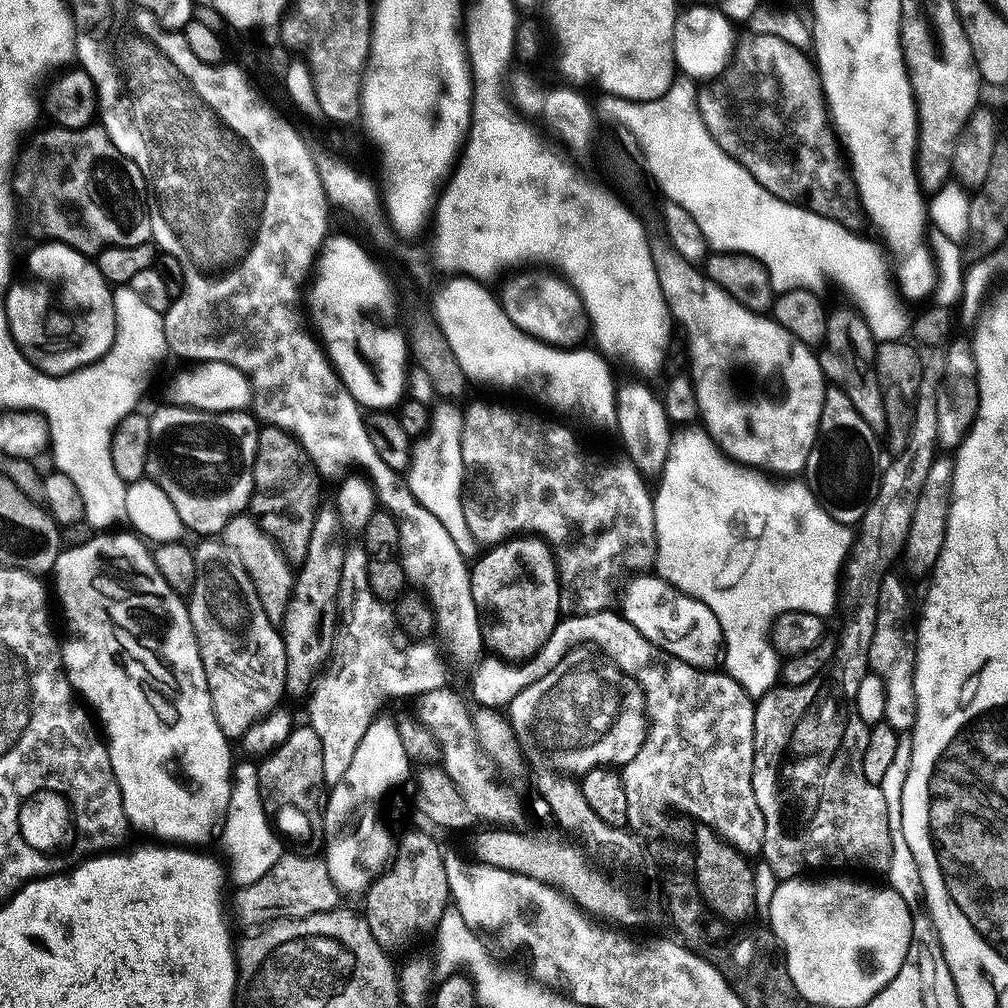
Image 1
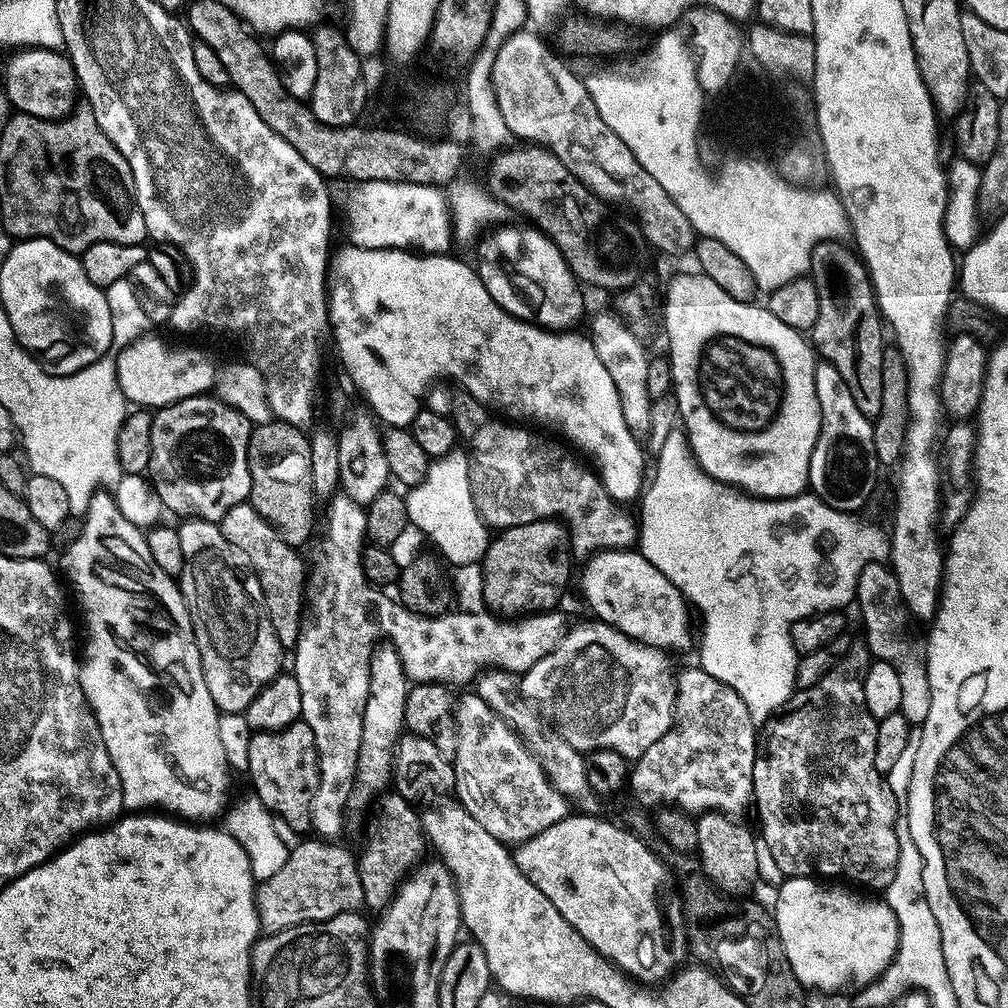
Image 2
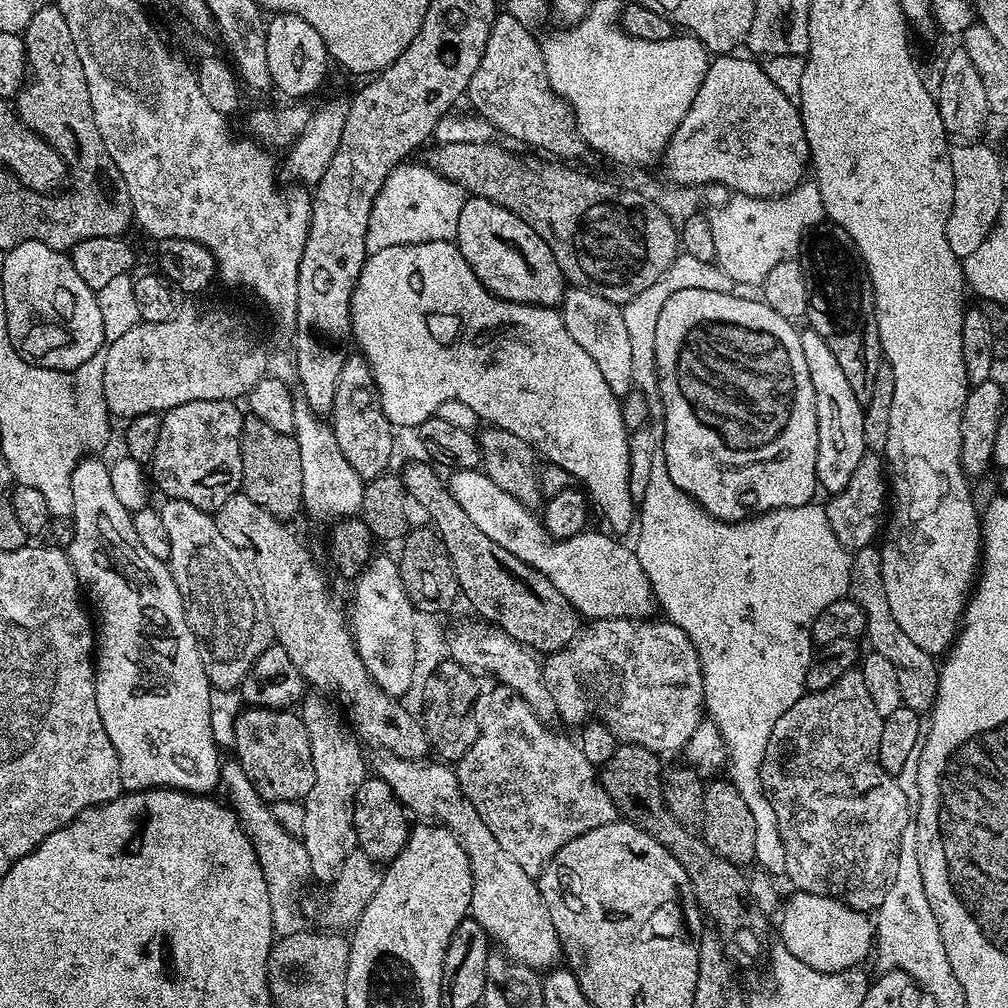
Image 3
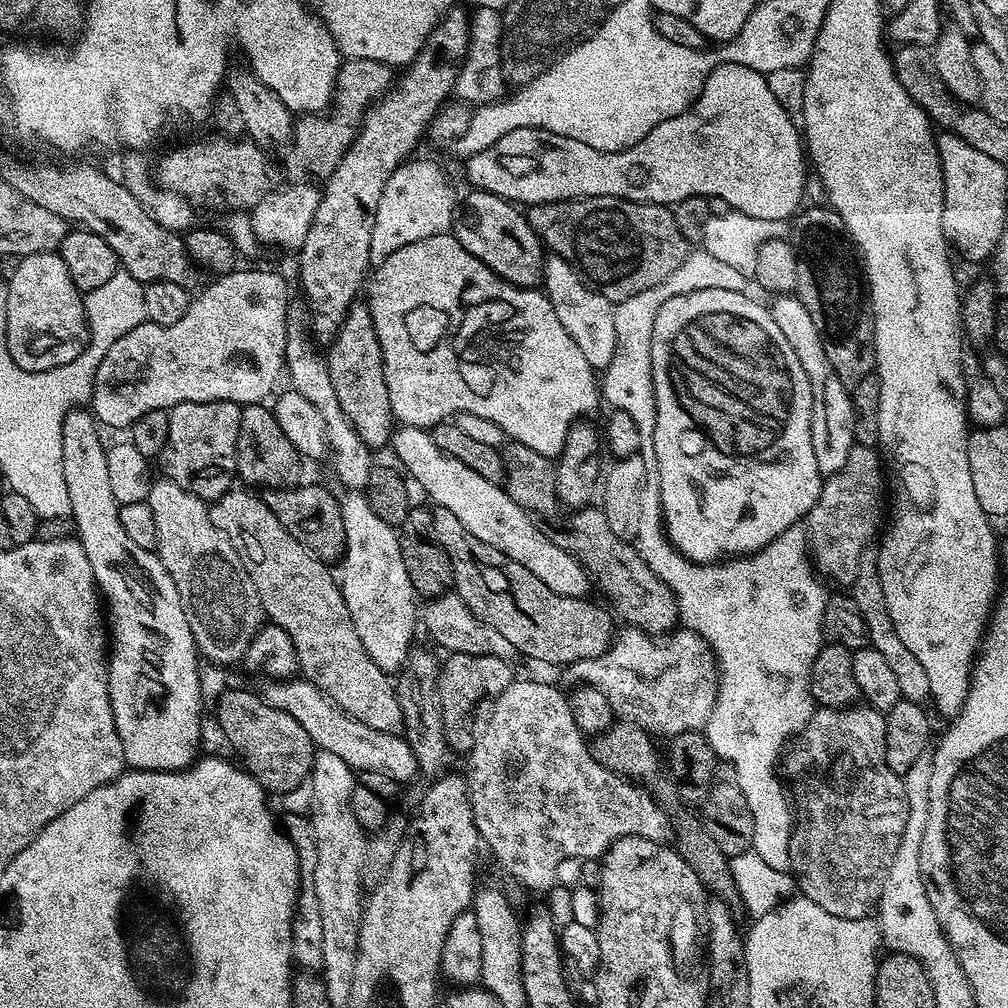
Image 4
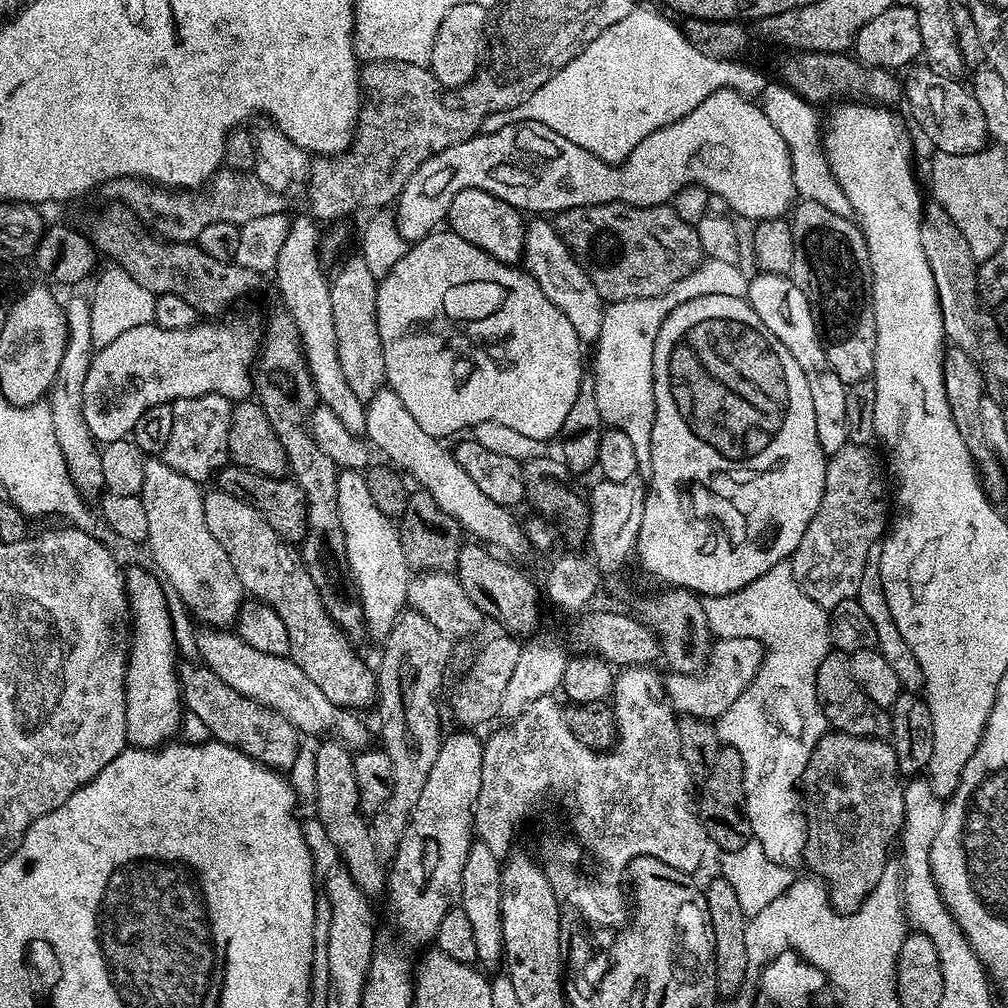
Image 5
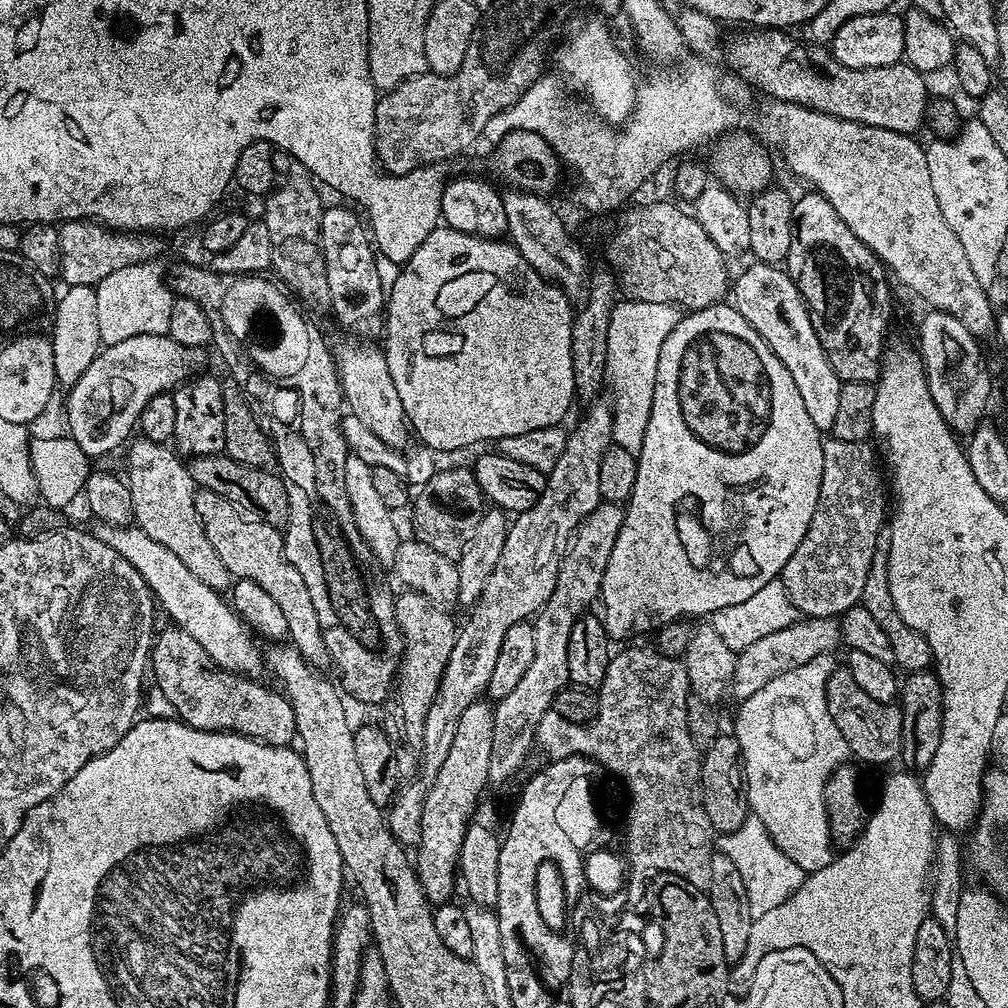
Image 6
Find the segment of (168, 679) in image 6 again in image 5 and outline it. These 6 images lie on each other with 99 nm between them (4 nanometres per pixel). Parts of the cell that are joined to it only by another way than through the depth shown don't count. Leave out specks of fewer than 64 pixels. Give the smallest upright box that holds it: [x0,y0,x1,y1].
[178,663,301,770]

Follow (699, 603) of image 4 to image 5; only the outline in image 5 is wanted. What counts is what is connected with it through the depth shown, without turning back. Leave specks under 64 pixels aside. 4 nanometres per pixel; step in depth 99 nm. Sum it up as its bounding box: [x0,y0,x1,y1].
[593,295,832,870]

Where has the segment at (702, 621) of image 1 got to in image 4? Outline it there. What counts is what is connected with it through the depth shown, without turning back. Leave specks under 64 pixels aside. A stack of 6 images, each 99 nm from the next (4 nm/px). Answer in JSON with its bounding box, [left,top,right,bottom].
[390,427,590,597]

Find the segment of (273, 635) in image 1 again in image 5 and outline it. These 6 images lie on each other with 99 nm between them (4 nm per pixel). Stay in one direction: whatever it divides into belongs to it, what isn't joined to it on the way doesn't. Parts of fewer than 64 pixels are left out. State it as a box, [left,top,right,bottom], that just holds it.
[139,458,246,629]

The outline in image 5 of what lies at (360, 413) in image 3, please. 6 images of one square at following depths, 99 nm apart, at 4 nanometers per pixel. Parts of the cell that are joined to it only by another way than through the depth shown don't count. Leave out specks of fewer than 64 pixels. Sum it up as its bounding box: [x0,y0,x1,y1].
[330,254,386,400]

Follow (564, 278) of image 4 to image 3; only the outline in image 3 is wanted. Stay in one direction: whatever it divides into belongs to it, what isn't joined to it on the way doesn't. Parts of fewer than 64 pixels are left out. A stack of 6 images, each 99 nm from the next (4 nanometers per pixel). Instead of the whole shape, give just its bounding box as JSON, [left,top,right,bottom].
[558,287,634,398]

